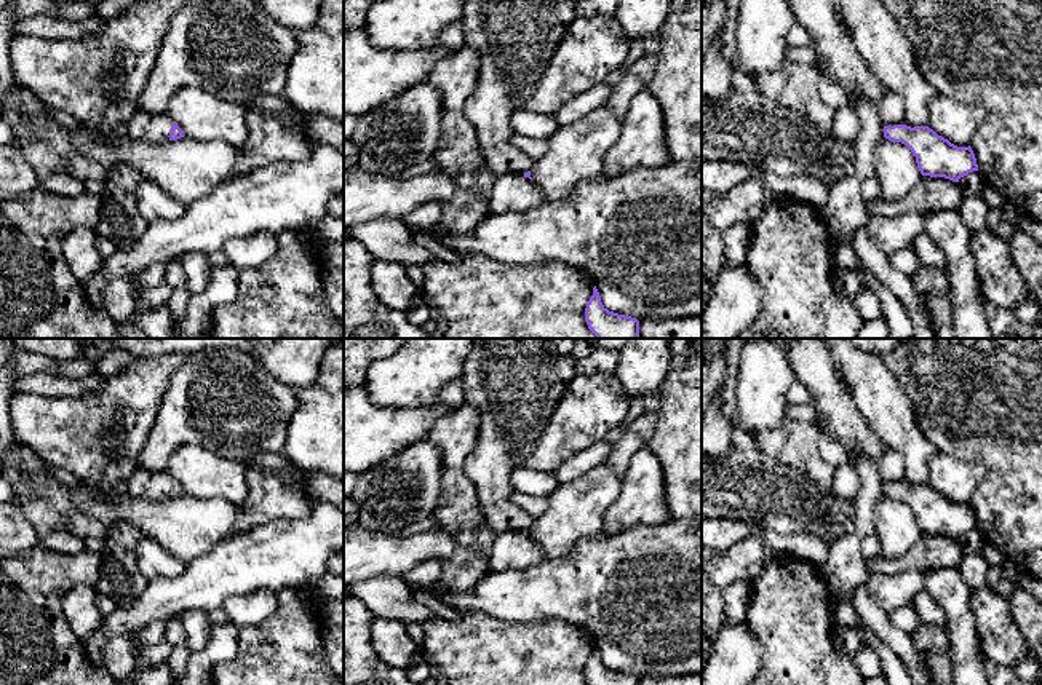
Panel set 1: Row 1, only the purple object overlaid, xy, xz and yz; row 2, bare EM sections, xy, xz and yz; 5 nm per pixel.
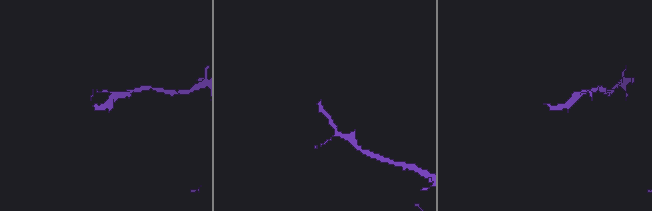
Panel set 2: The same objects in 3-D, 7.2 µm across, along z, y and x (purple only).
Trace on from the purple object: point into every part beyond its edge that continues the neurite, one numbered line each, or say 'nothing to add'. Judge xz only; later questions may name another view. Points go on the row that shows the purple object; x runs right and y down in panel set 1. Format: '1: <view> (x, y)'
1: xz (515, 40)

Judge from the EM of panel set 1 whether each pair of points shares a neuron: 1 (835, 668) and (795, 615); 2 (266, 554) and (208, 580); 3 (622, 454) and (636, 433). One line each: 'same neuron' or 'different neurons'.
1: same neuron
2: same neuron
3: same neuron

